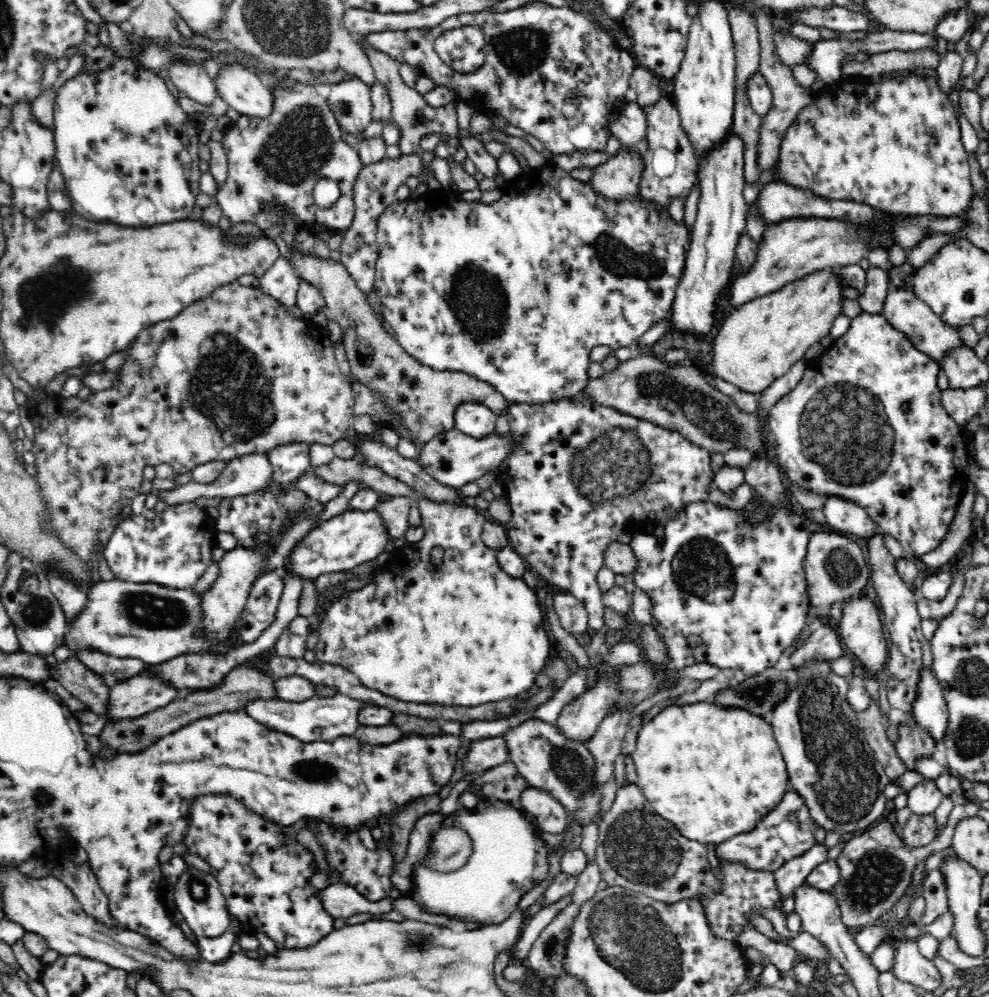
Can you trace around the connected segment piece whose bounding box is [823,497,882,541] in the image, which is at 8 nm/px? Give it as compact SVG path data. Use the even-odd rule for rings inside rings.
M828 497L823 508L827 524L835 532L854 534L866 541L882 534L882 530L872 521L868 512L855 502L846 501L840 497Z

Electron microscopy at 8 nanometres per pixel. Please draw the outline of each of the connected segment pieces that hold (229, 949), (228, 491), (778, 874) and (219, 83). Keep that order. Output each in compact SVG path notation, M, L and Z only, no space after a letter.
M231 917L232 924L224 934L216 938L197 937L196 945L200 951L201 958L210 963L221 963L233 956L237 948L237 931L242 928Z
M266 454L261 455L246 455L244 457L235 458L228 461L225 467L221 470L220 476L212 482L200 484L196 481L190 481L180 485L176 490L155 490L159 500L166 502L167 505L184 504L184 502L194 503L196 498L223 498L230 499L244 494L252 494L256 490L261 490L266 486L266 482L272 476L272 465Z
M815 843L806 854L789 860L783 867L773 872L780 904L786 898L790 898L792 893L804 883L811 870L814 870L818 864L827 861L828 852L829 848L824 843Z
M225 66L214 79L218 96L240 115L268 118L274 112L270 88L242 66Z

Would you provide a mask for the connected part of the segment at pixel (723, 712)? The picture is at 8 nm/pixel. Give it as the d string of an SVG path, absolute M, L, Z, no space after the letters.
M706 701L697 703L686 703L685 705L671 705L660 711L655 717L648 722L643 723L643 727L637 736L636 750L631 754L637 774L636 784L646 796L646 800L652 804L652 810L672 822L682 836L690 840L697 840L704 844L720 844L726 842L729 838L736 837L737 834L753 832L760 822L764 821L778 805L782 803L786 794L790 792L789 774L783 754L779 749L778 743L773 735L773 727L770 723L759 716L756 716L746 710L736 709L734 707L722 707L722 705L711 705Z

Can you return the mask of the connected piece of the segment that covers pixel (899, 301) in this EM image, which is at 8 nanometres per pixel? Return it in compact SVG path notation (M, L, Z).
M889 285L888 294L884 298L882 307L882 314L889 320L890 324L908 334L918 350L925 351L936 360L942 358L944 351L950 350L952 346L958 346L959 344L958 333L954 332L954 329L950 328L950 326L944 324L944 321L908 288L902 289Z

